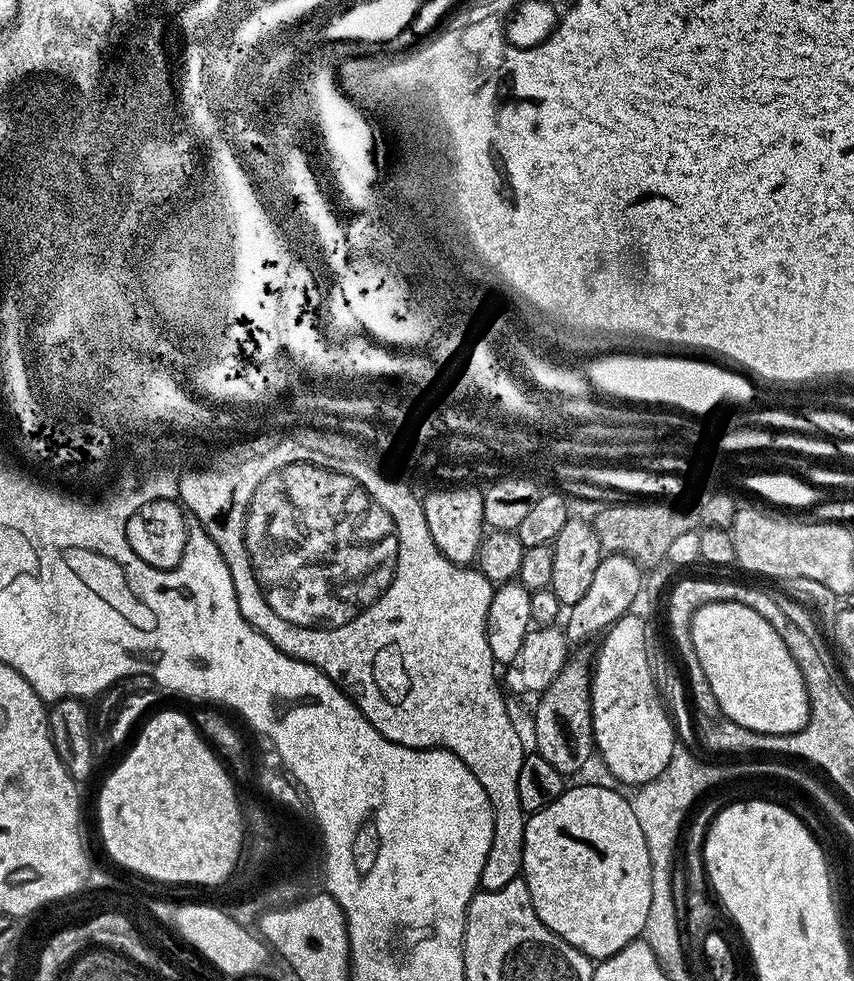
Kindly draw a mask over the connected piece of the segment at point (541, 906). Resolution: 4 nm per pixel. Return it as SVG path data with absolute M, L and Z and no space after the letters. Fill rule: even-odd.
M580 784L577 788L565 787L564 793L554 802L550 802L550 806L533 812L527 817L524 825L522 862L524 863L522 879L530 890L530 898L534 902L534 910L538 918L542 918L545 926L554 934L558 934L558 938L562 938L570 946L577 948L589 960L599 962L610 958L618 954L618 950L622 950L630 941L641 939L641 932L646 924L646 914L650 914L650 894L652 893L650 855L646 848L645 835L638 826L637 816L630 810L630 802L624 792L622 794L615 792L612 788L603 788L600 784Z

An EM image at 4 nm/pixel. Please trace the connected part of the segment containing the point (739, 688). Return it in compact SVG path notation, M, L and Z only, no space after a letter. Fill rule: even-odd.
M729 600L701 604L692 614L692 629L690 629L692 645L698 662L702 662L706 682L710 682L715 707L719 711L721 708L733 720L737 729L748 728L755 733L780 735L783 738L802 731L808 721L806 686L778 630L774 630L774 626L770 626L770 622L762 618L762 614L750 610L750 606L742 606L738 602Z

